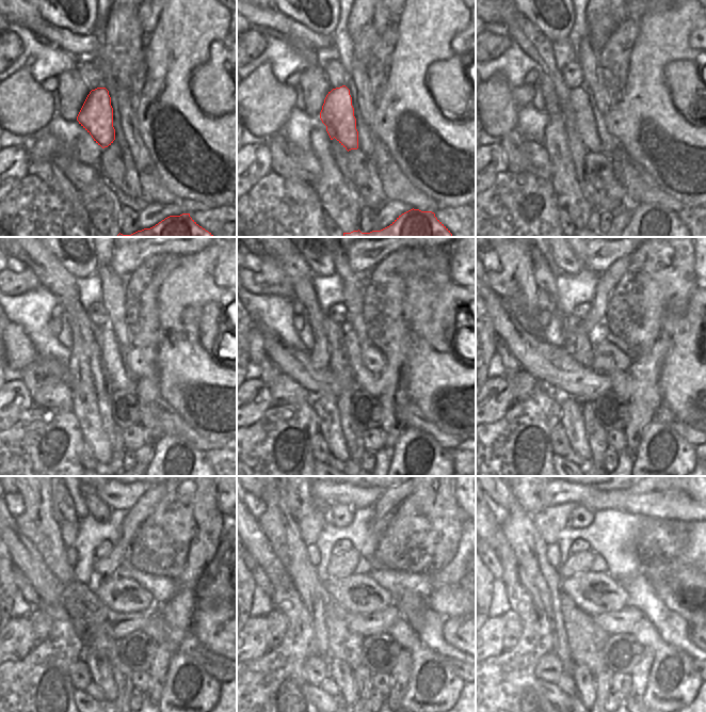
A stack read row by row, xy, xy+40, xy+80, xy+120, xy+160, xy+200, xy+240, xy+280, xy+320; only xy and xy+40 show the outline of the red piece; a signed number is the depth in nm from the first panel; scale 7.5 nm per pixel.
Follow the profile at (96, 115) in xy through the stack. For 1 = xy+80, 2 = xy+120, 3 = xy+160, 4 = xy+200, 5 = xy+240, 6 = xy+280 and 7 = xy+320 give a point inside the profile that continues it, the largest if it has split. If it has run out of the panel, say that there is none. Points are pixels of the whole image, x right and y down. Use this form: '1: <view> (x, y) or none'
1: xy+80 (579, 100)
2: xy+120 (123, 379)
3: xy+160 (371, 383)
4: xy+200 (621, 382)
5: xy+240 (156, 628)
6: xy+280 (433, 687)
7: xy+320 (673, 683)

